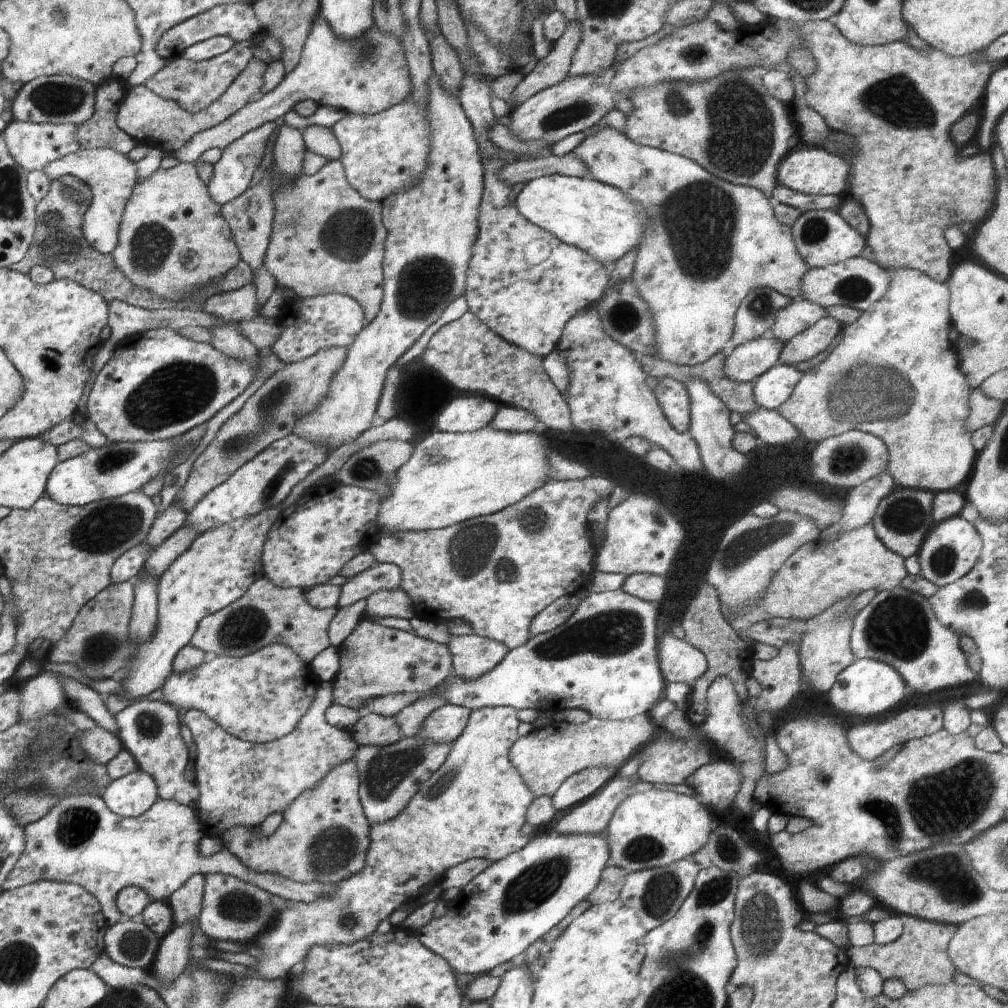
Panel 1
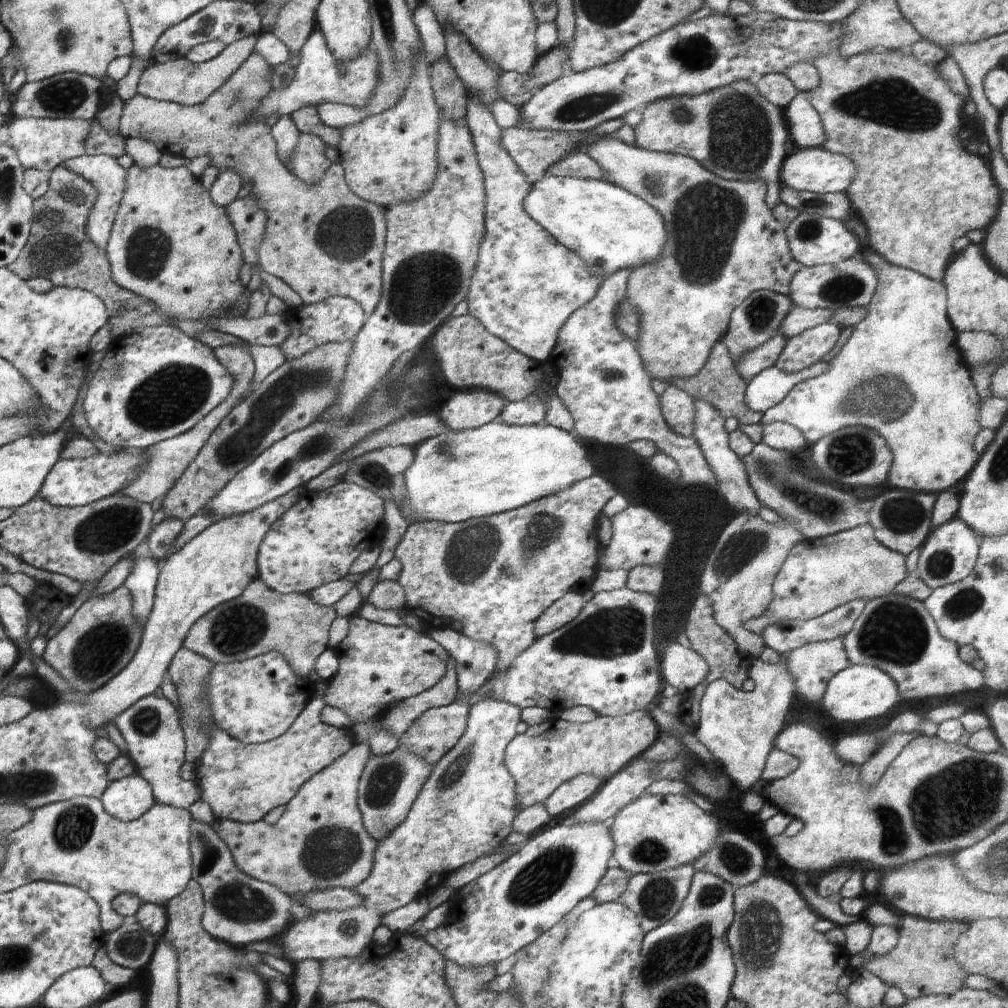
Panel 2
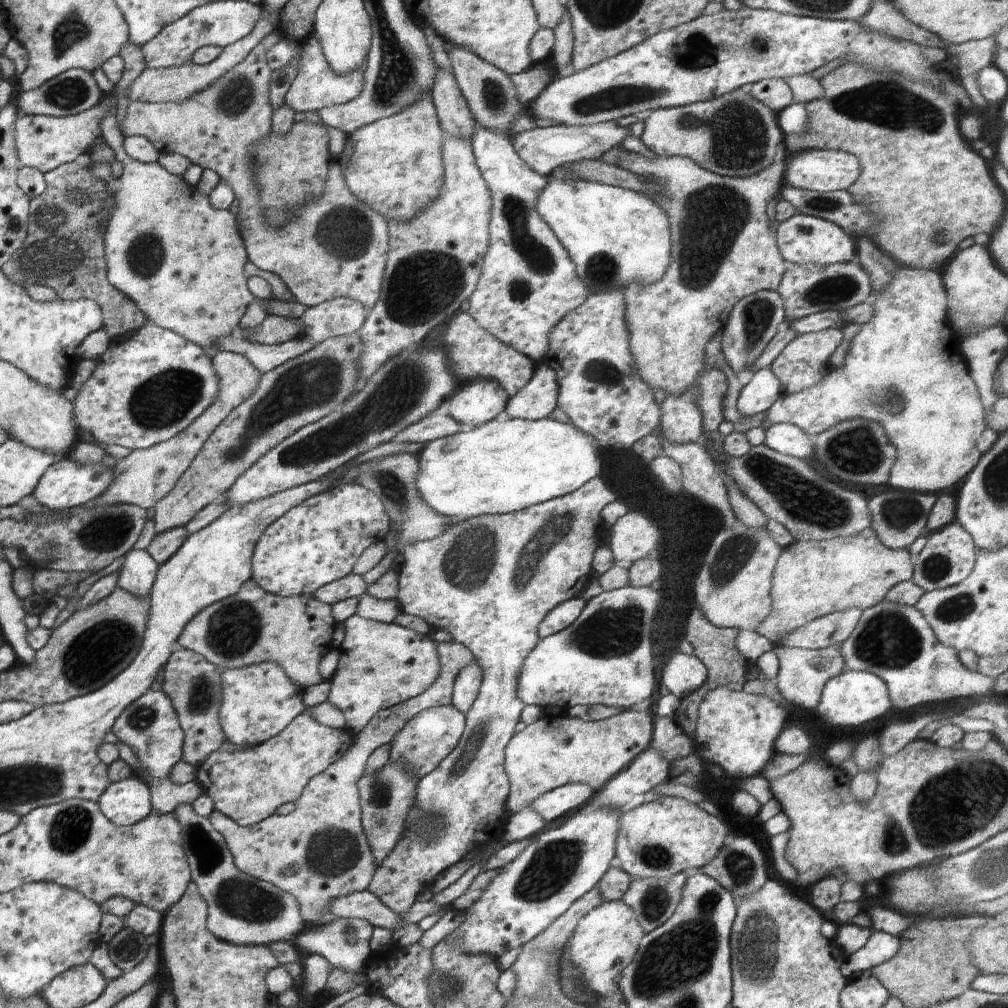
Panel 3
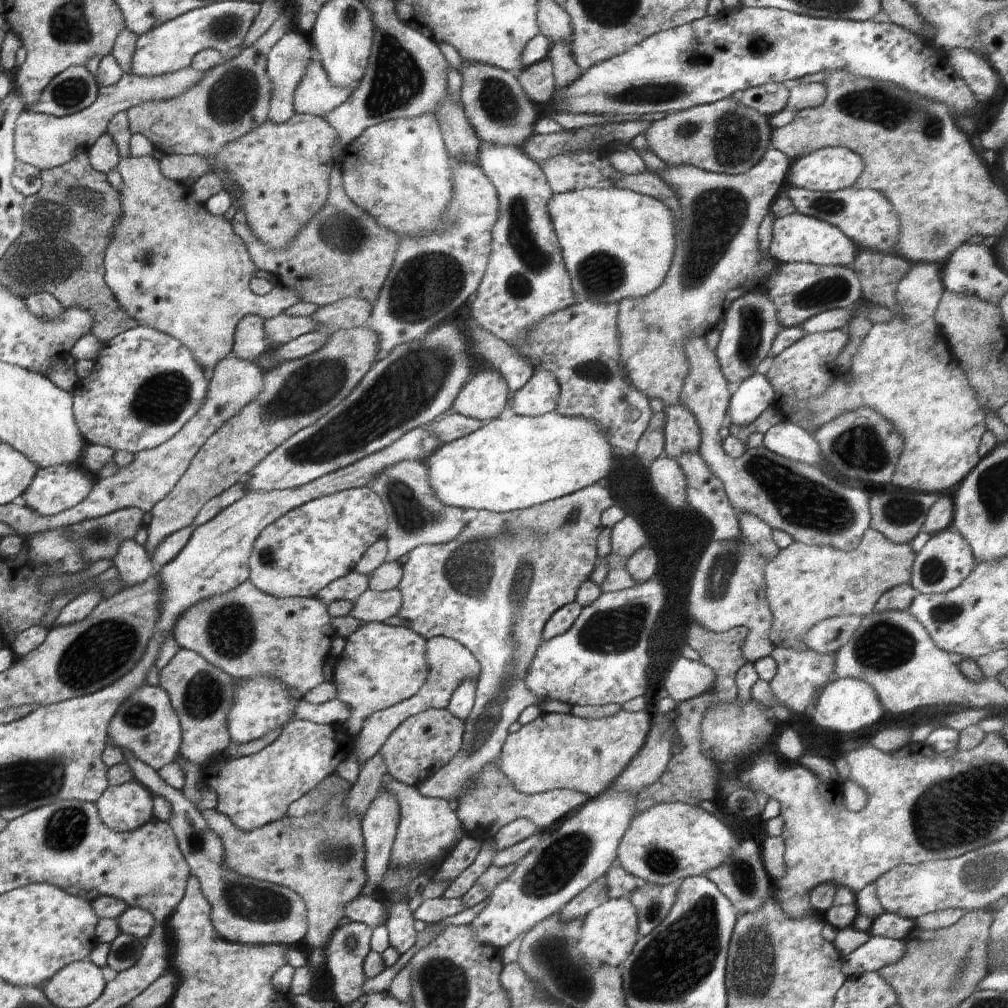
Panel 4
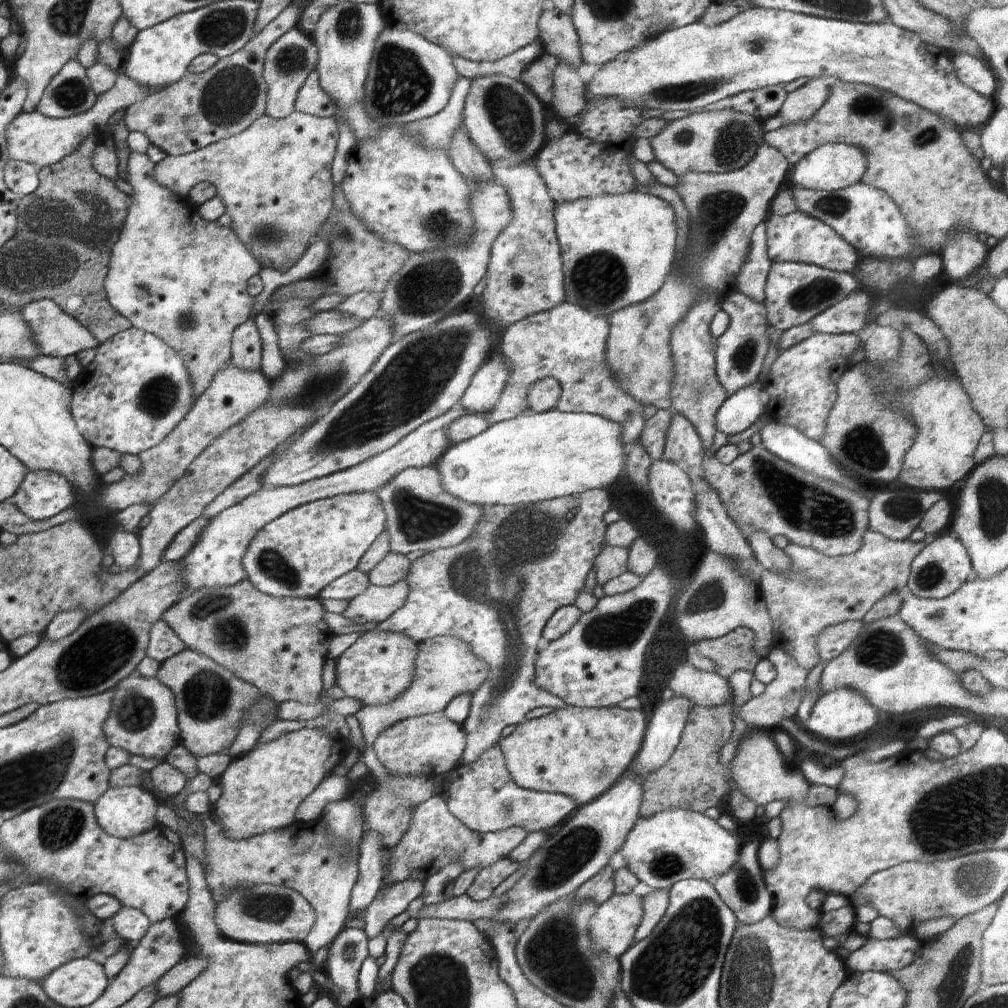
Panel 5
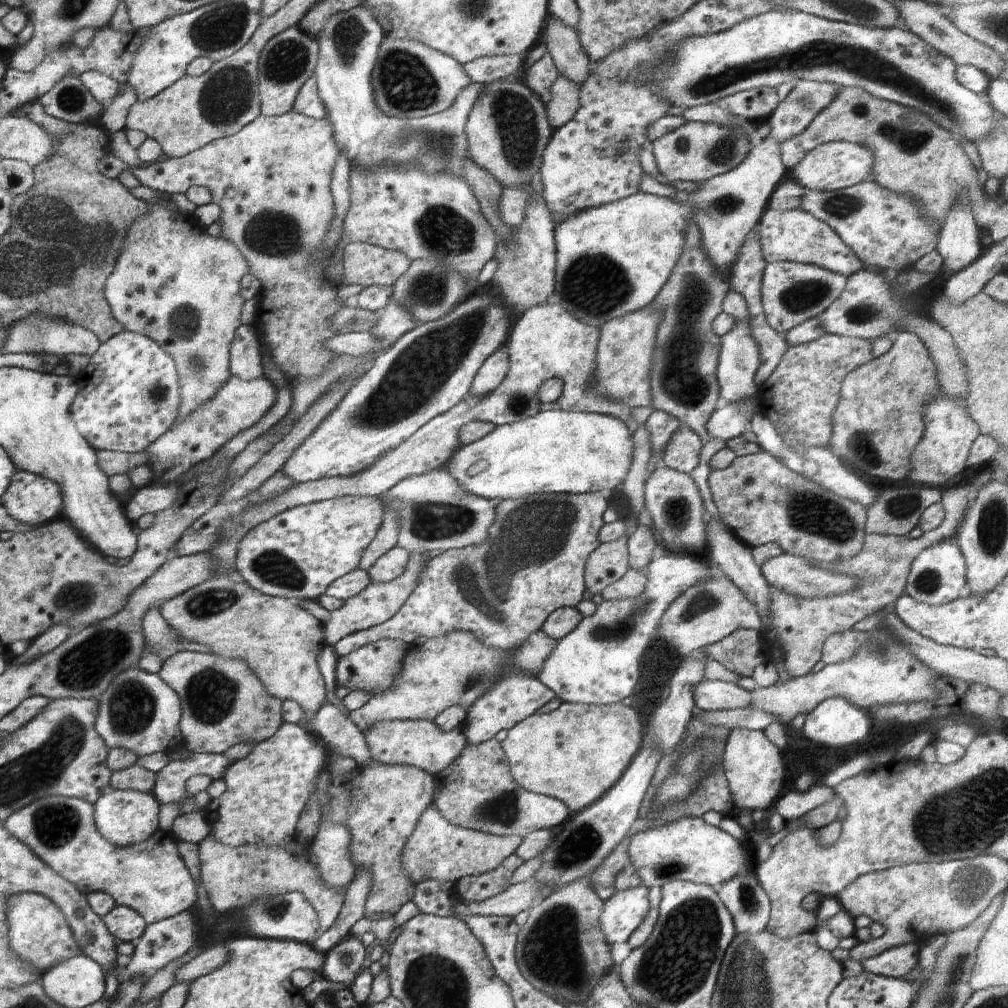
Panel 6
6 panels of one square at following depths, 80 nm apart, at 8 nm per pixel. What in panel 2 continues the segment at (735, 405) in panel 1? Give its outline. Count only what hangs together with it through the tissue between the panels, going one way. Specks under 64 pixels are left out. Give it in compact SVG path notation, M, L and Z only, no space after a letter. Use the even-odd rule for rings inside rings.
M723 339L717 340L716 344L712 345L707 361L696 376L688 378L678 377L671 379L669 382L675 387L681 388L689 395L692 395L694 399L701 399L710 403L726 419L736 418L739 424L758 424L761 422L763 413L751 411L744 402L747 384L739 375L734 362L731 361L730 354Z

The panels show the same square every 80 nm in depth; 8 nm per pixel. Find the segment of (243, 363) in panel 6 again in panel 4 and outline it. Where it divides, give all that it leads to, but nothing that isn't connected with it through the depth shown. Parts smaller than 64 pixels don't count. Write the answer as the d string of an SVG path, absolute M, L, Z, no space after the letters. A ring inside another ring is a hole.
M248 314L240 320L235 329L233 356L256 363L258 356L262 356L262 352L268 348L267 340L264 340L264 320L258 314Z

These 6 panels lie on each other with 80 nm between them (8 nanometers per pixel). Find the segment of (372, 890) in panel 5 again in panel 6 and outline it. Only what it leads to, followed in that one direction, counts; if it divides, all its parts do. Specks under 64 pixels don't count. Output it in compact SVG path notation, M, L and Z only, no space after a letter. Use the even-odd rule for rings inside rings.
M368 870L355 872L354 879L347 887L336 924L332 924L332 928L328 928L328 932L324 932L312 945L318 954L326 956L338 942L350 935L352 926L364 917L370 886L372 886L372 872Z

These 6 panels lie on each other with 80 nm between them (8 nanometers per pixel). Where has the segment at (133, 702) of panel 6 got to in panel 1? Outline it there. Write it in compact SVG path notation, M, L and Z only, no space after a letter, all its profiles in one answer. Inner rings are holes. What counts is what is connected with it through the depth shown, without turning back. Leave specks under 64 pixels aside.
M141 699L121 710L115 718L123 748L135 758L140 770L153 776L158 785L159 798L197 808L199 787L194 782L186 780L184 776L184 770L191 757L186 741L180 736L176 708L164 700Z

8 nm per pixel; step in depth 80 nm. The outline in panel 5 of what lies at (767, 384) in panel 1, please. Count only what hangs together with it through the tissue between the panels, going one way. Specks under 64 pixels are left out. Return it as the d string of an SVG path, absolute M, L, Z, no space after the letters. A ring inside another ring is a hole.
M756 382L742 388L720 406L715 417L716 429L728 436L745 432L762 418L769 403L769 395Z

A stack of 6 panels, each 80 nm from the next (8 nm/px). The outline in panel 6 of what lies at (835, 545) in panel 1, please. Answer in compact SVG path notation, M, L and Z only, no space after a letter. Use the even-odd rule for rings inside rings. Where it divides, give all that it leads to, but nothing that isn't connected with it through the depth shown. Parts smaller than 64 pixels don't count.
M991 465L986 468L966 486L950 486L941 490L942 506L944 506L944 522L935 530L923 533L918 539L900 536L886 536L880 534L866 534L864 536L862 550L840 562L818 563L816 560L809 560L812 564L852 576L861 586L852 588L850 592L842 592L832 598L800 598L794 594L788 594L776 586L770 587L770 624L774 632L774 640L780 642L785 648L785 661L788 672L794 677L802 677L809 674L821 660L822 648L828 636L834 632L844 632L853 628L860 620L867 618L870 614L890 608L905 593L907 578L910 574L912 562L922 550L930 548L934 544L940 544L944 540L953 540L957 526L964 520L964 512L968 510L968 504L974 501L978 490L997 475Z

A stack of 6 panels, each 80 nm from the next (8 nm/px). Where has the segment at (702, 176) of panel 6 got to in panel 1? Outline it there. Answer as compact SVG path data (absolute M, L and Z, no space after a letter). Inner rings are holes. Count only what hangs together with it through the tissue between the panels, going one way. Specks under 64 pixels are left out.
M762 70L727 71L704 83L672 83L667 81L655 89L636 91L630 100L634 112L627 116L623 132L637 145L654 147L696 161L710 174L726 182L759 188L768 200L778 185L780 161L789 153L788 140L796 131L790 106L776 100L762 85Z

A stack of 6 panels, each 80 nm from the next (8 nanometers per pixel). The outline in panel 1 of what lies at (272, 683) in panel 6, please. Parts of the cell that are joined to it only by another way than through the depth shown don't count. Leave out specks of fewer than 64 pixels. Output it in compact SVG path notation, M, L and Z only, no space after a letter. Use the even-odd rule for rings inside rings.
M264 576L255 580L238 600L204 618L190 643L209 657L243 657L278 643L290 647L303 663L310 665L319 652L328 648L328 629L337 610L336 606L314 608L306 600L304 590L277 587Z

